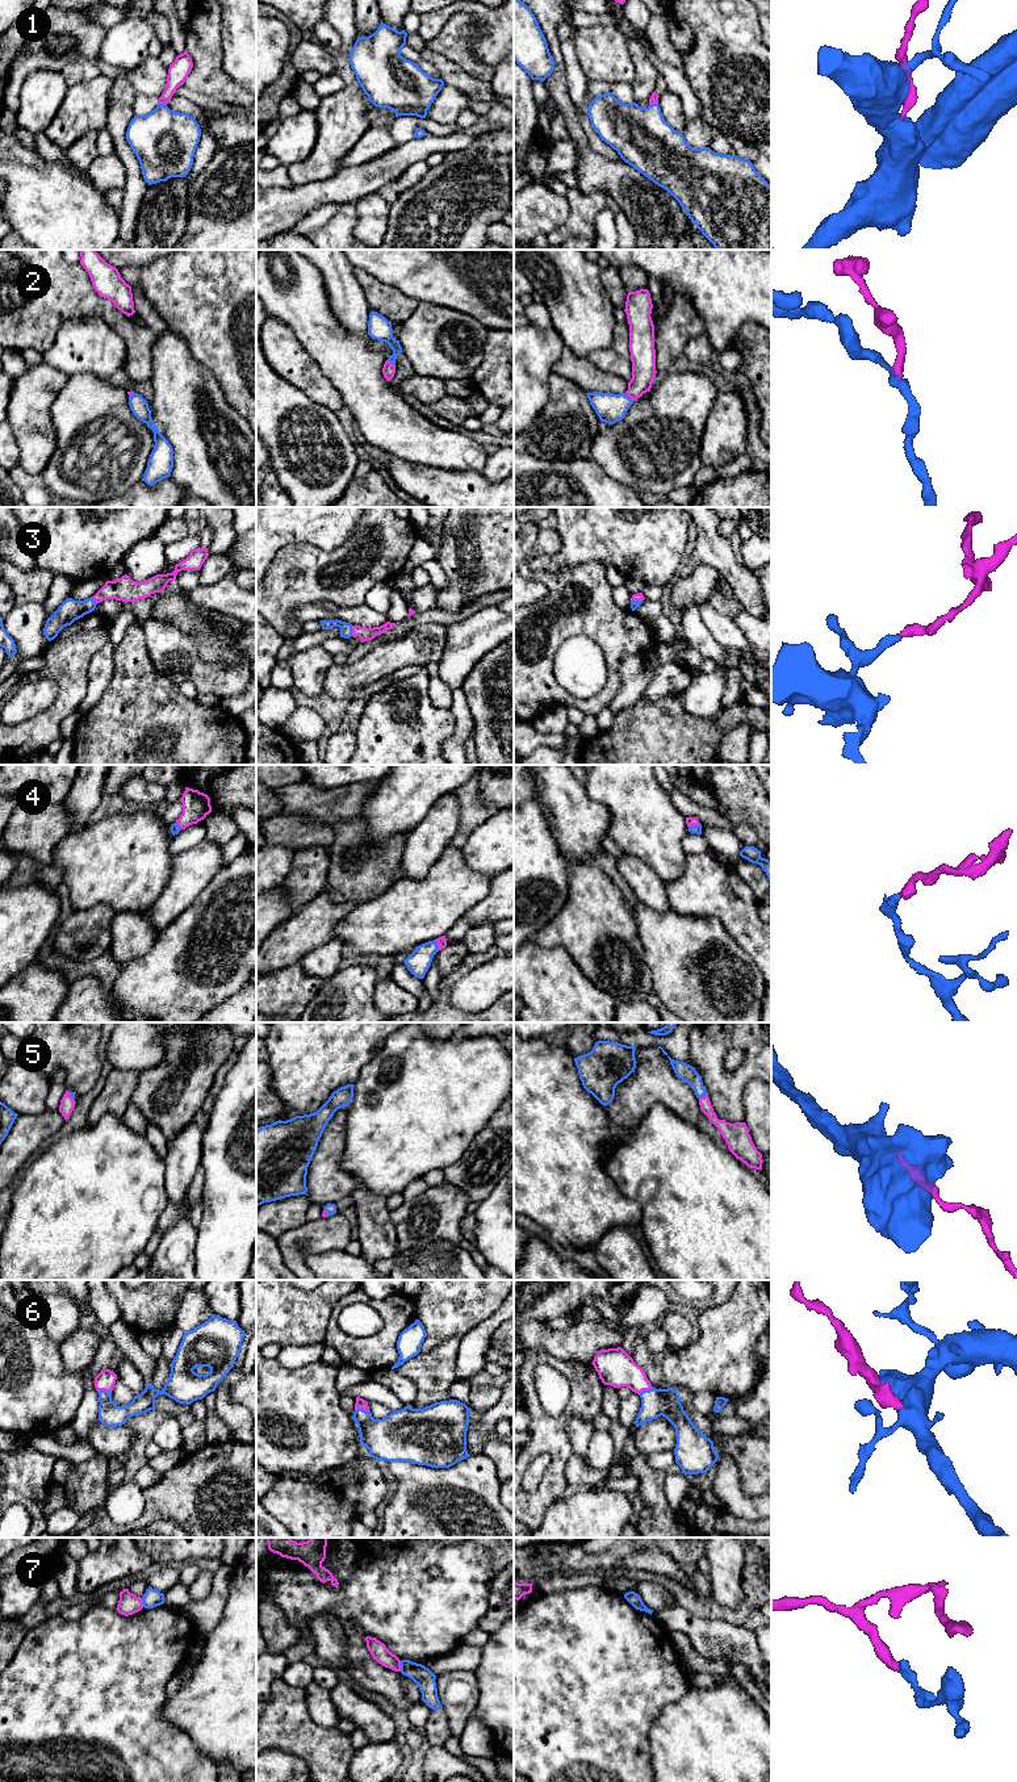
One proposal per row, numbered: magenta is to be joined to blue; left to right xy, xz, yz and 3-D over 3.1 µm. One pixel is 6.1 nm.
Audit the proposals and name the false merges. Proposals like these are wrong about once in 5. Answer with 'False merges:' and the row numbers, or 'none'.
False merges: none

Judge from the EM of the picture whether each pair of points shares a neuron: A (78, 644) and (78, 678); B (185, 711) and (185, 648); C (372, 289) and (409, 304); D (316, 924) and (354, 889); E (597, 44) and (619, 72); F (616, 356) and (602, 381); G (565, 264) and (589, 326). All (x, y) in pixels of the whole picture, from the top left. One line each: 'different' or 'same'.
A: same
B: different
C: same
D: different
E: same
F: different
G: same

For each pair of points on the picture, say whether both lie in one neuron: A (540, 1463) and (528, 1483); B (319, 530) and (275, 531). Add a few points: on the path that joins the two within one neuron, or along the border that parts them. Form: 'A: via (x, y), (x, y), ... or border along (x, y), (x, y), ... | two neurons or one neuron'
A: via (536, 1468), (532, 1477) | one neuron
B: via (309, 530), (285, 530) | one neuron

